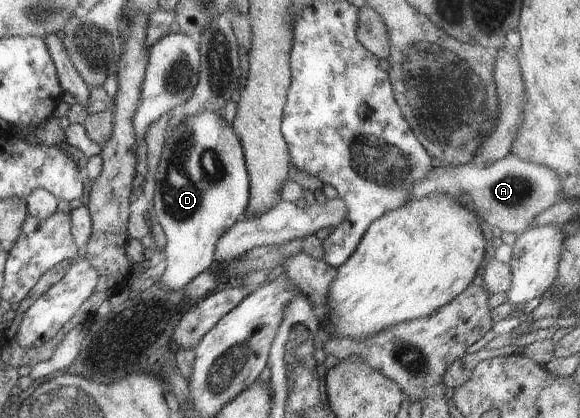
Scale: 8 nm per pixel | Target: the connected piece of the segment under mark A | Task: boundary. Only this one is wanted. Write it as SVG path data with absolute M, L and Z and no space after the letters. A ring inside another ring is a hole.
M509 154L488 166L478 166L471 162L457 166L432 167L427 176L411 188L409 201L429 194L449 194L459 201L463 193L471 196L470 207L476 216L481 216L492 227L498 226L504 232L514 232L517 235L529 228L539 212L563 200L561 180L555 170Z

